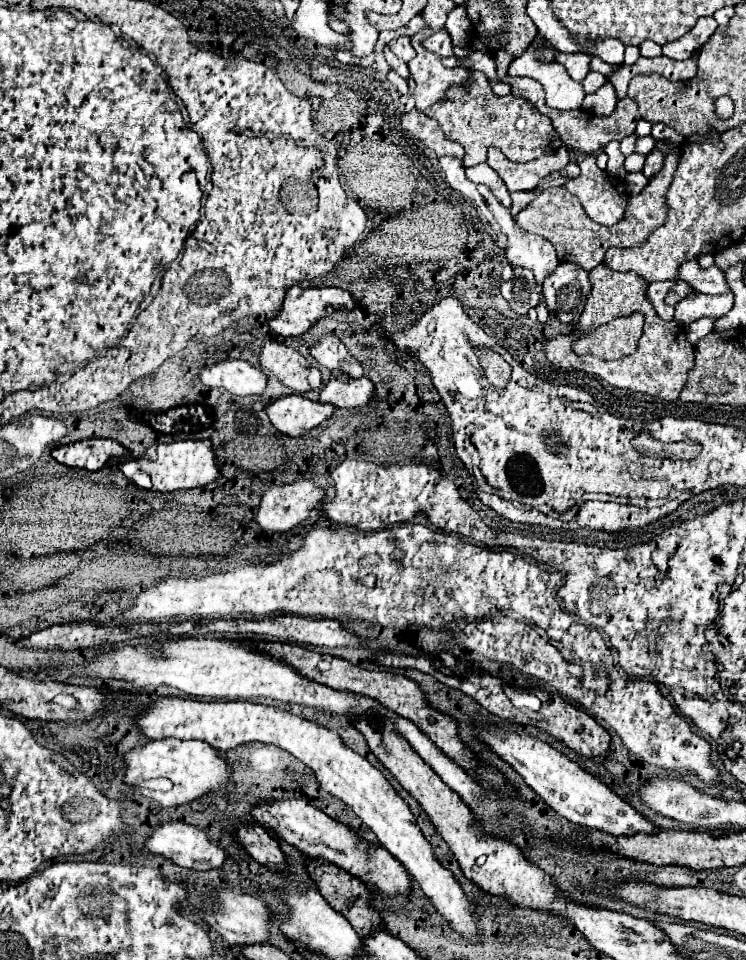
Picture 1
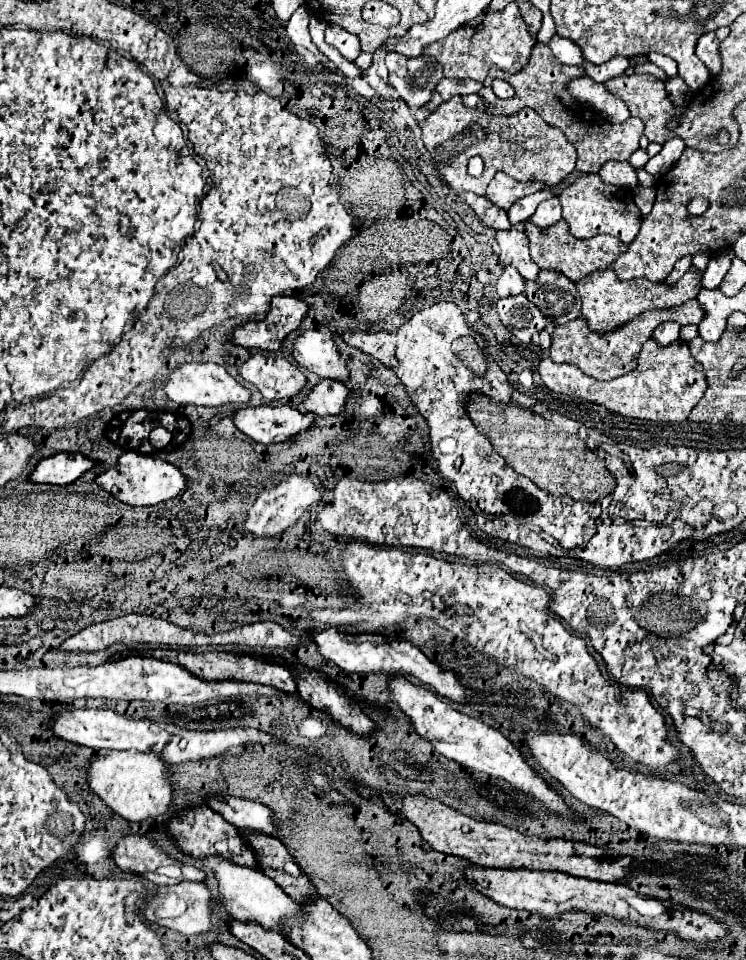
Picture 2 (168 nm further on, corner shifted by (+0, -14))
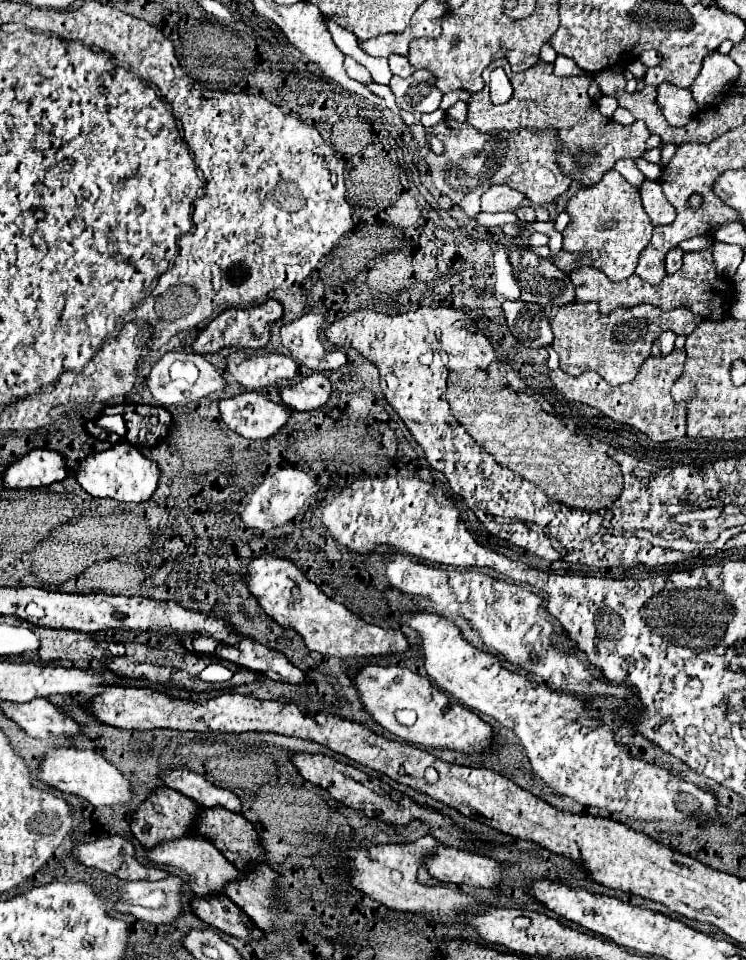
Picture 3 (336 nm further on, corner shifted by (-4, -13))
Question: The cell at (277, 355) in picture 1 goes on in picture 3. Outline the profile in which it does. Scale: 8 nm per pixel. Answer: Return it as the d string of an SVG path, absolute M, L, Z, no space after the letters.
M236 351L226 359L230 375L248 391L264 391L266 387L292 381L298 375L296 361L280 353L248 355L244 351Z

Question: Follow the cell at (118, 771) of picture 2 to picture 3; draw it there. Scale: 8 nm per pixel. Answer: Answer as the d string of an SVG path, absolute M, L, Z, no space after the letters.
M52 749L40 765L40 779L60 791L74 793L90 801L94 807L102 805L126 805L132 799L132 785L124 773L108 763L96 751L80 751L80 749Z

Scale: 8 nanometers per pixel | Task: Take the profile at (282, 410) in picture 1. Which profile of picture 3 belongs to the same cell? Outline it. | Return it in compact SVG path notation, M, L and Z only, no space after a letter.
M242 393L220 401L222 421L246 439L266 439L276 435L292 413L290 407L278 405L260 393Z

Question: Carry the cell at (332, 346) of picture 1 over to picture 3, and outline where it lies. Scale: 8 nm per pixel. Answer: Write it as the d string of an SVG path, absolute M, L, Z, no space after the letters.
M304 315L280 329L282 345L312 371L328 371L346 365L346 353L324 347L320 331L324 327L322 315Z

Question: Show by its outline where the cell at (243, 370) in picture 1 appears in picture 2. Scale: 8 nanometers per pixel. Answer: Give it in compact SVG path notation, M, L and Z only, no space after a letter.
M190 362L174 368L168 374L168 382L164 386L164 394L168 400L178 404L196 404L196 406L220 406L220 404L246 404L250 400L250 390L246 390L240 382L236 382L224 366L214 362Z

